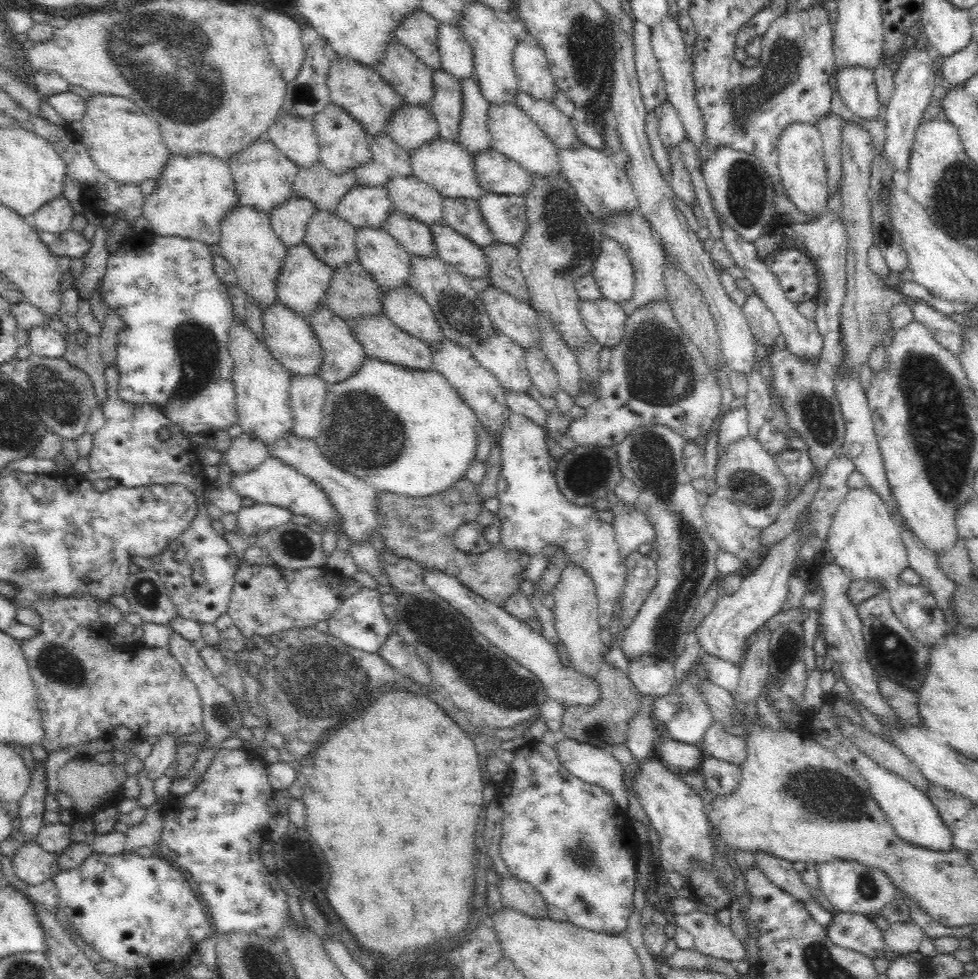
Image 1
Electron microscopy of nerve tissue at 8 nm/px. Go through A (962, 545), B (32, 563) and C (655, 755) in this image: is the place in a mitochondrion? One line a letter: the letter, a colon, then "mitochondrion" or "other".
A: other
B: mitochondrion
C: other

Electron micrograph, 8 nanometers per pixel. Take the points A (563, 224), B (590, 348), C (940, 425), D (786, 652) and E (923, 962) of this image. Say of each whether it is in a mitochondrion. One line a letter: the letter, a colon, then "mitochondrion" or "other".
A: mitochondrion
B: other
C: mitochondrion
D: mitochondrion
E: other

